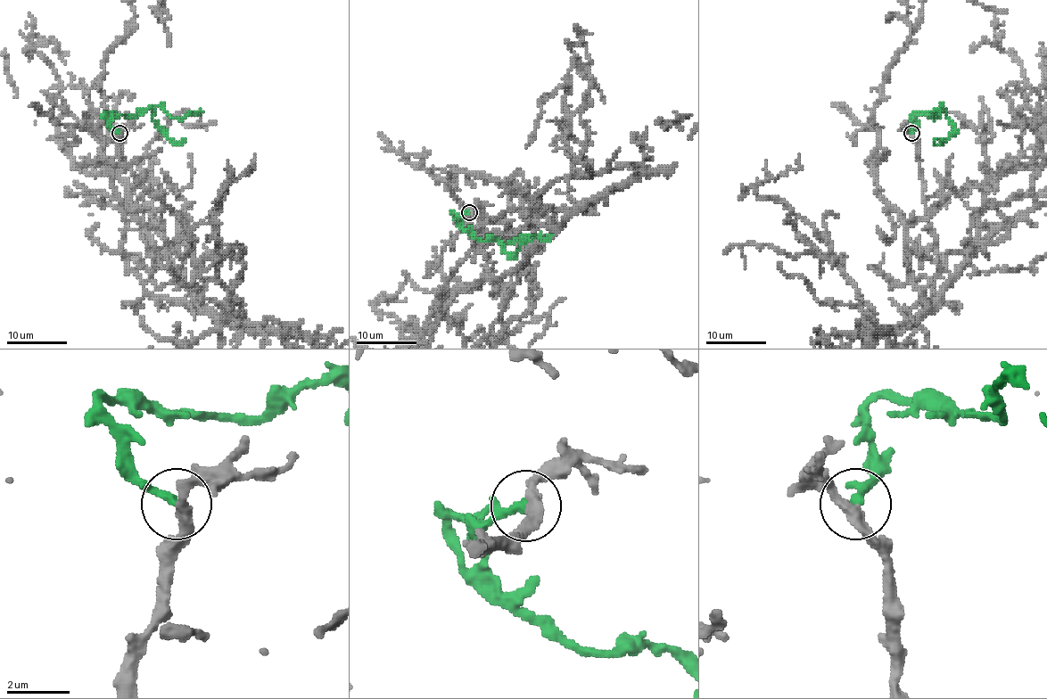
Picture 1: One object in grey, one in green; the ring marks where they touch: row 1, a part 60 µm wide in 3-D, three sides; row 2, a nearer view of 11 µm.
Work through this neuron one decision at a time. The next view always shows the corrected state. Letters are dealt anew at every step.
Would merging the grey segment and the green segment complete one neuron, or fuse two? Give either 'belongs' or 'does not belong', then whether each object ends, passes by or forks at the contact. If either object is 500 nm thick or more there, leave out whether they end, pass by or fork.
belongs; grey passes by; green passes by

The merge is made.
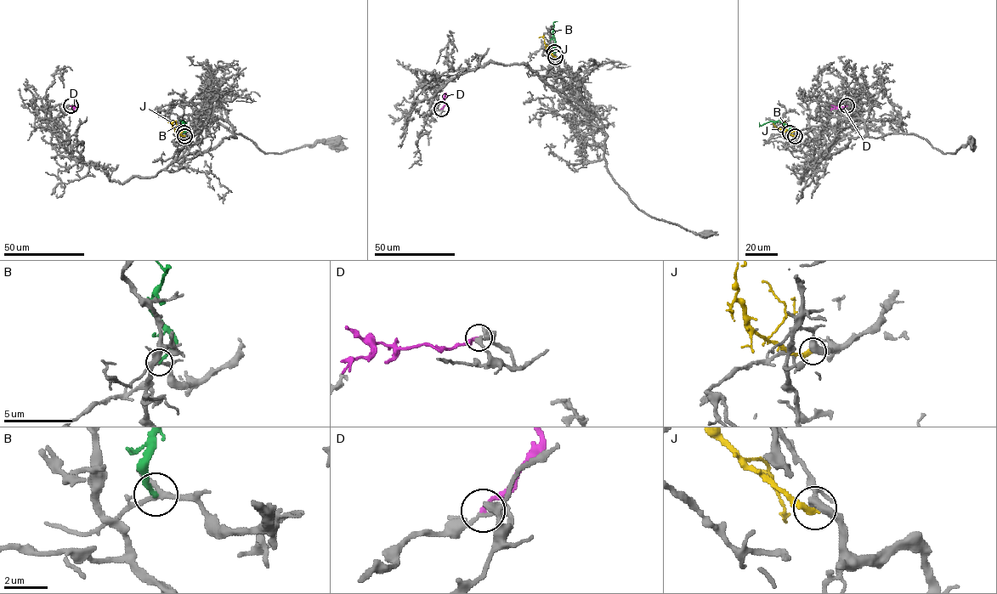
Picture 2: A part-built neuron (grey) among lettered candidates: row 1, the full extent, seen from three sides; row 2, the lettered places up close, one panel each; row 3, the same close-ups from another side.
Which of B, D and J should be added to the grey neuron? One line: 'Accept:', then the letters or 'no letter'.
Accept: D

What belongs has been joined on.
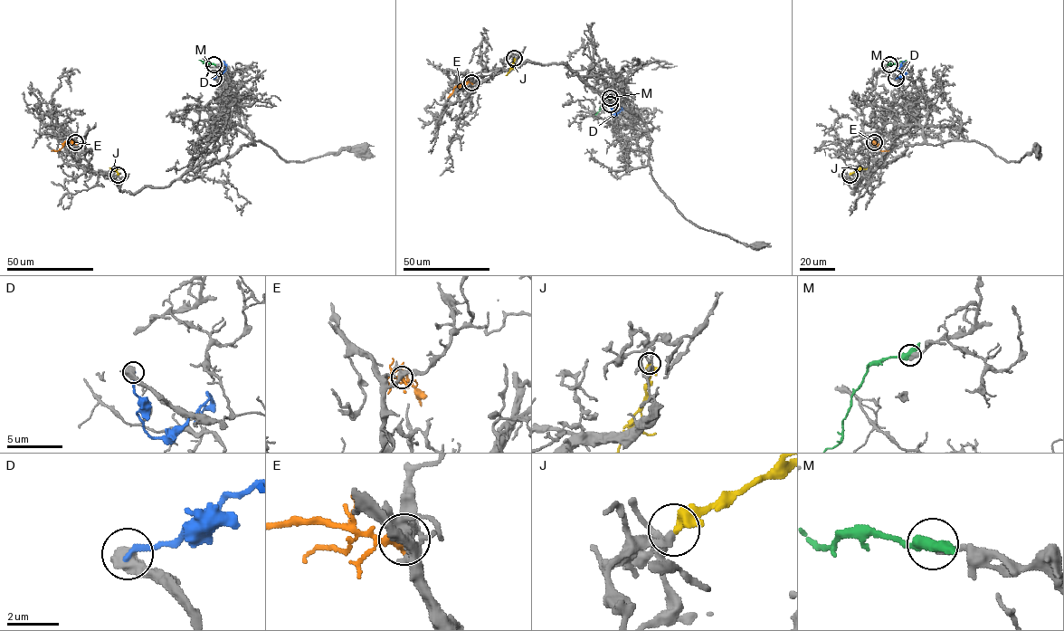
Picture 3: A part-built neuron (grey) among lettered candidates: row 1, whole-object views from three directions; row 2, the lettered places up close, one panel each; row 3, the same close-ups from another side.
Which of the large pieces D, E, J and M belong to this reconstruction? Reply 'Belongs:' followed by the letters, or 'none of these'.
Belongs: J

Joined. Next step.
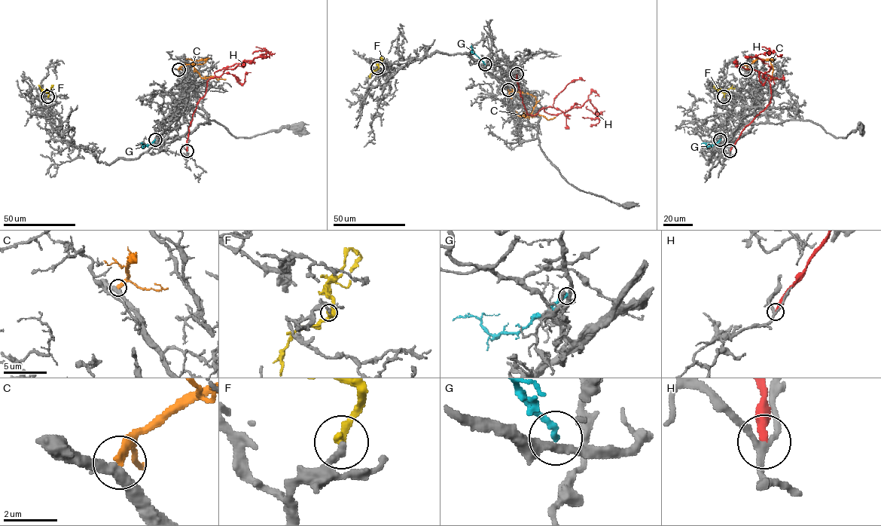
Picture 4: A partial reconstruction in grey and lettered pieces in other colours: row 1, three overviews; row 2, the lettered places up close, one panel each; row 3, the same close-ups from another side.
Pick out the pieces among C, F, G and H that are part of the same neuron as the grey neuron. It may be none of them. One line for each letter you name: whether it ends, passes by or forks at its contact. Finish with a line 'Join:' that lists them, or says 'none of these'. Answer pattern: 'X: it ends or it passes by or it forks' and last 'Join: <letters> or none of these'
F: it ends
Join: F

